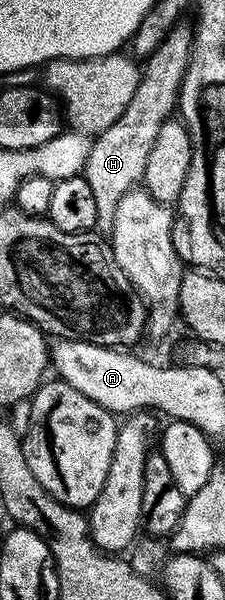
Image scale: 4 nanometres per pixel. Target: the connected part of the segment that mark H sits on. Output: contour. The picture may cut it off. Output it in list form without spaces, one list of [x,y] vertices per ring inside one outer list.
[[[176,23],[160,41],[160,45],[146,58],[147,66],[141,69],[141,76],[132,88],[129,103],[119,110],[117,123],[113,123],[94,138],[87,165],[82,176],[87,178],[93,199],[97,199],[98,228],[110,230],[111,220],[117,211],[117,203],[123,193],[136,188],[143,180],[145,159],[157,139],[161,123],[167,121],[176,112],[179,103],[179,88],[187,74],[187,65],[191,62],[191,45],[195,34],[190,24]]]

